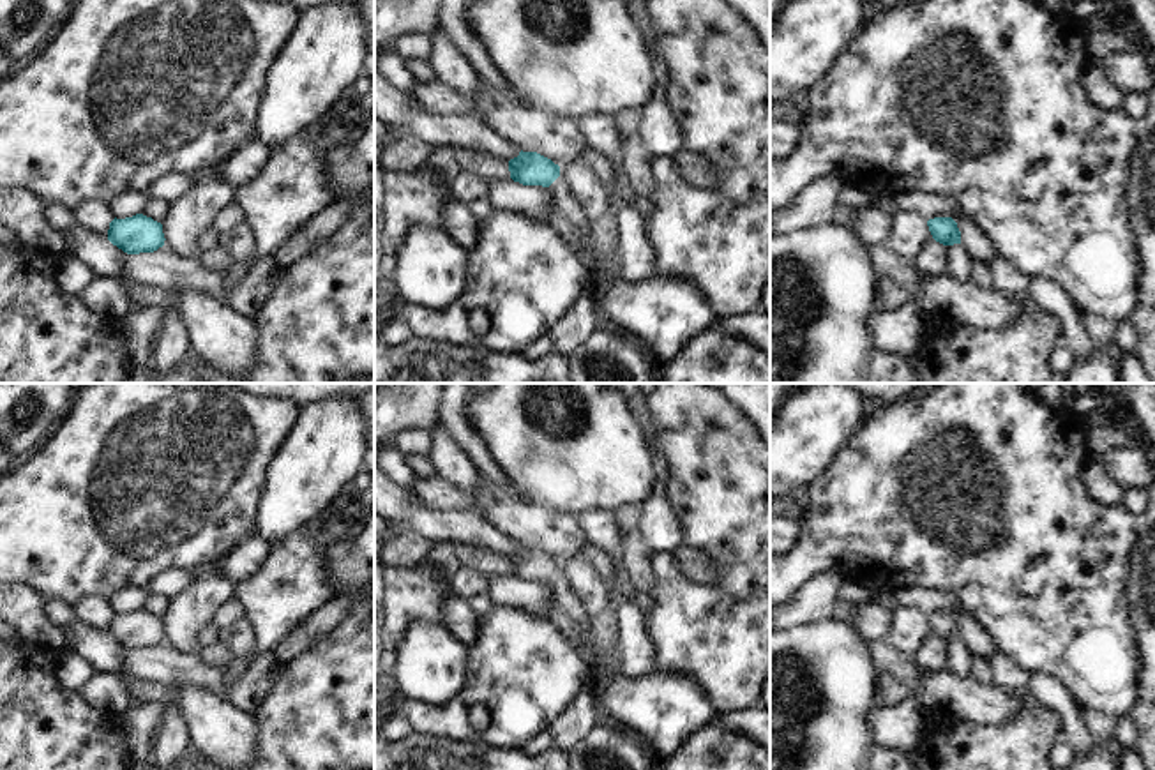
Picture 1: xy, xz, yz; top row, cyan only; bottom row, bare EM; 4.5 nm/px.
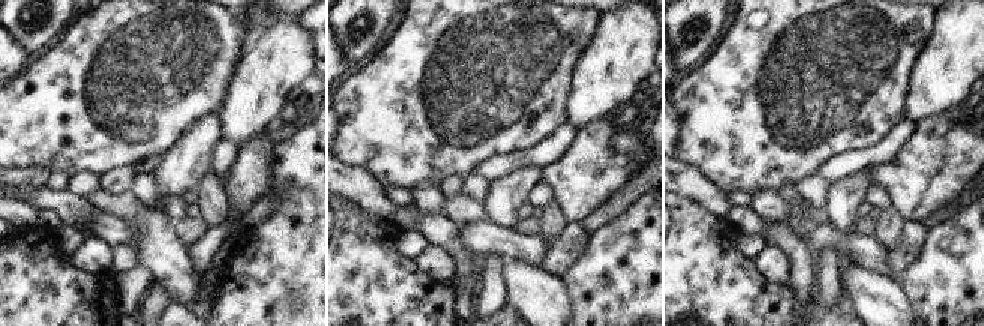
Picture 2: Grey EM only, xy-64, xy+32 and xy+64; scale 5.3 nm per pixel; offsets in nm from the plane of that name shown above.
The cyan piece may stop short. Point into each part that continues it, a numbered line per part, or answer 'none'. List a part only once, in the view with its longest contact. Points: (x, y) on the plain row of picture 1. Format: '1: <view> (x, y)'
none

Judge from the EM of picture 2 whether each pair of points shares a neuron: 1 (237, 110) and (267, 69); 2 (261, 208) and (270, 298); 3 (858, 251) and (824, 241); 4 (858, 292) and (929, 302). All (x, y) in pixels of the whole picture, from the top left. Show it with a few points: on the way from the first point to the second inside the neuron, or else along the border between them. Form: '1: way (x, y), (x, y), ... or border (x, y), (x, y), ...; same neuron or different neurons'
1: way (248, 99), (258, 89), (261, 80); same neuron
2: border (270, 197), (273, 211), (260, 224), (245, 232); different neurons
3: way (849, 247), (833, 241); same neuron
4: border (899, 284), (914, 310); different neurons

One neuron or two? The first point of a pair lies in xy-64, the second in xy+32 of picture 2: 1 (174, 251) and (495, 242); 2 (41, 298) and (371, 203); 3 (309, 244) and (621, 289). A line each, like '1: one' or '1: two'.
1: two
2: two
3: one

